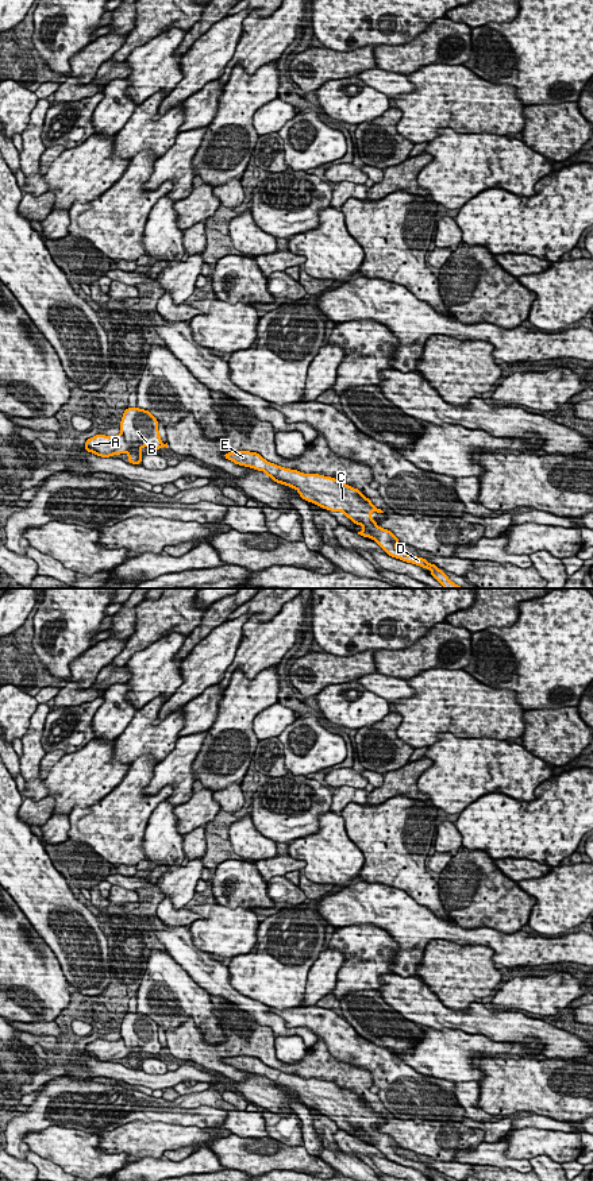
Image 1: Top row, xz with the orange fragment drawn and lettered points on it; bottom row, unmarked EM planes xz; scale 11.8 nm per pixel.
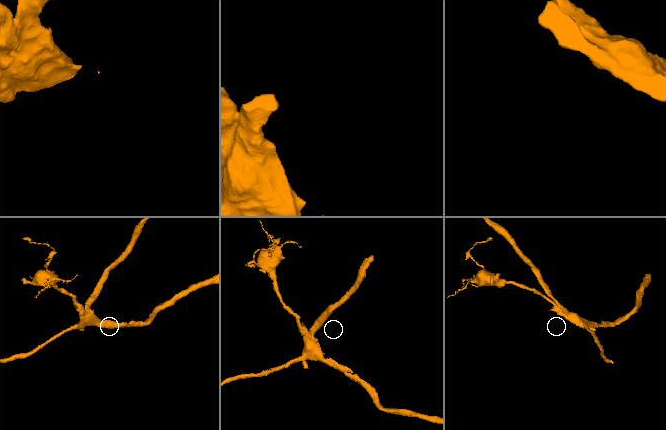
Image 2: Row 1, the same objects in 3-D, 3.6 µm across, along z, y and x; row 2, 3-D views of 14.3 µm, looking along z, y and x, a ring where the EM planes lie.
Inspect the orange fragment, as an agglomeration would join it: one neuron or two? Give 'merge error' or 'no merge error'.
merge error

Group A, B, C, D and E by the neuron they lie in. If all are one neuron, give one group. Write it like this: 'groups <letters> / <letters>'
groups A C D E / B

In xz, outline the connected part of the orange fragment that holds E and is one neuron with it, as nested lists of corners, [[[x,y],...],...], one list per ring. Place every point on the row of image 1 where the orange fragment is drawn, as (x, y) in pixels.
[[[238,451],[223,454],[223,456],[235,464],[265,471],[274,482],[296,489],[303,499],[328,512],[342,512],[343,517],[349,517],[351,522],[365,528],[358,534],[373,539],[392,557],[428,568],[444,588],[463,588],[453,583],[444,571],[440,571],[438,566],[428,563],[424,557],[398,551],[396,548],[400,544],[398,539],[390,530],[380,528],[369,514],[370,512],[384,512],[374,507],[361,490],[331,476],[303,474],[297,470],[277,466],[265,460],[257,452]]]

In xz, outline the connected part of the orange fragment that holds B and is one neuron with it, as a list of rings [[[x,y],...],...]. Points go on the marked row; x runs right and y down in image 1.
[[[127,408],[123,412],[120,429],[127,443],[140,443],[138,448],[128,451],[127,460],[132,464],[142,464],[142,447],[151,449],[163,447],[159,437],[158,420],[149,410]]]

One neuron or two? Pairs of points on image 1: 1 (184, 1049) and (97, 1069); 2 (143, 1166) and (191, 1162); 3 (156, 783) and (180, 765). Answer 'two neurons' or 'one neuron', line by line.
1: two neurons
2: one neuron
3: one neuron

